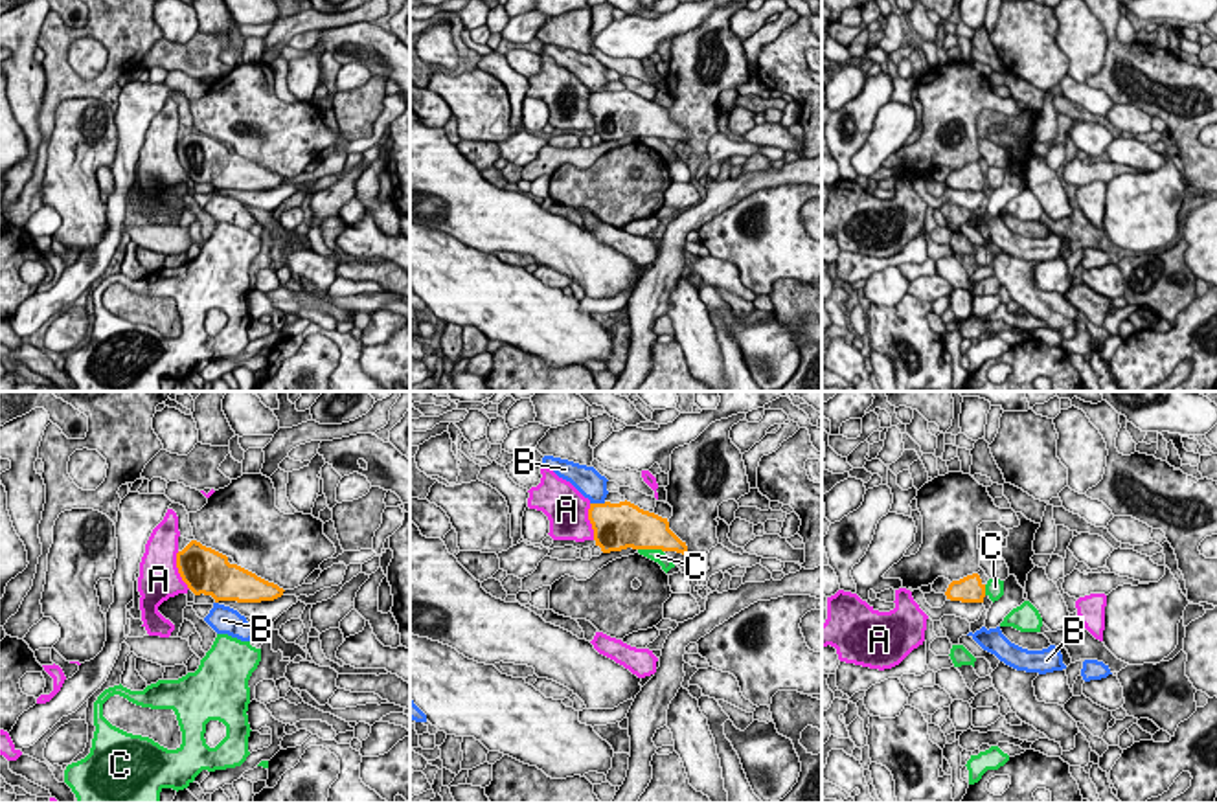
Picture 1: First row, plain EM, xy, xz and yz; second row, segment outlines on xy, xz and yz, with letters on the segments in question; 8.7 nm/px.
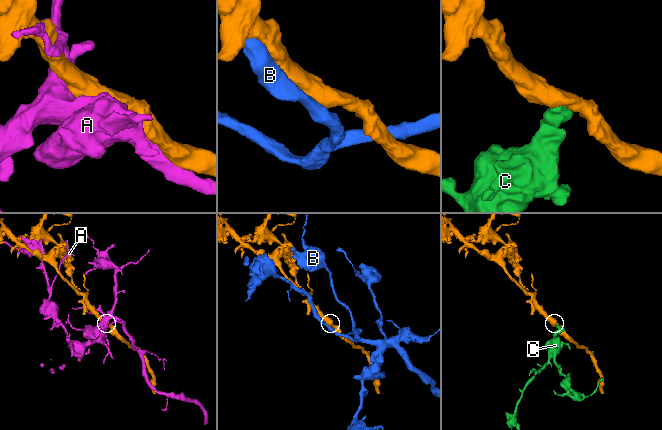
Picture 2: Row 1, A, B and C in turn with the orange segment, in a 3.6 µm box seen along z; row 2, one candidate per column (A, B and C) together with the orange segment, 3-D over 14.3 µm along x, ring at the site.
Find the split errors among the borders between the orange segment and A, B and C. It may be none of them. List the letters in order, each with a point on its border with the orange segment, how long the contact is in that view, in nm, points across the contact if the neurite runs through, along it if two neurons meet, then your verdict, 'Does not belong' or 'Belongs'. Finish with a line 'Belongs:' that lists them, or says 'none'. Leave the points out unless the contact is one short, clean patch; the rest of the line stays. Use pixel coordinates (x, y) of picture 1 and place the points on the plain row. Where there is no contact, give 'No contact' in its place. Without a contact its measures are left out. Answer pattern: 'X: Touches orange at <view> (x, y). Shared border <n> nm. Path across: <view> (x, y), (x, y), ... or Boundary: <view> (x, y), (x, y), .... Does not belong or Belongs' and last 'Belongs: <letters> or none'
A: Touches orange at xy (179, 158). Shared border 360 nm. Does not belong
B: Touches orange at xz (598, 92). Shared border 140 nm. Does not belong
C: Touches orange at xz (651, 136). Shared border 220 nm. Boundary: xz (638, 136), (659, 136), (662, 140). Does not belong
Belongs: none

